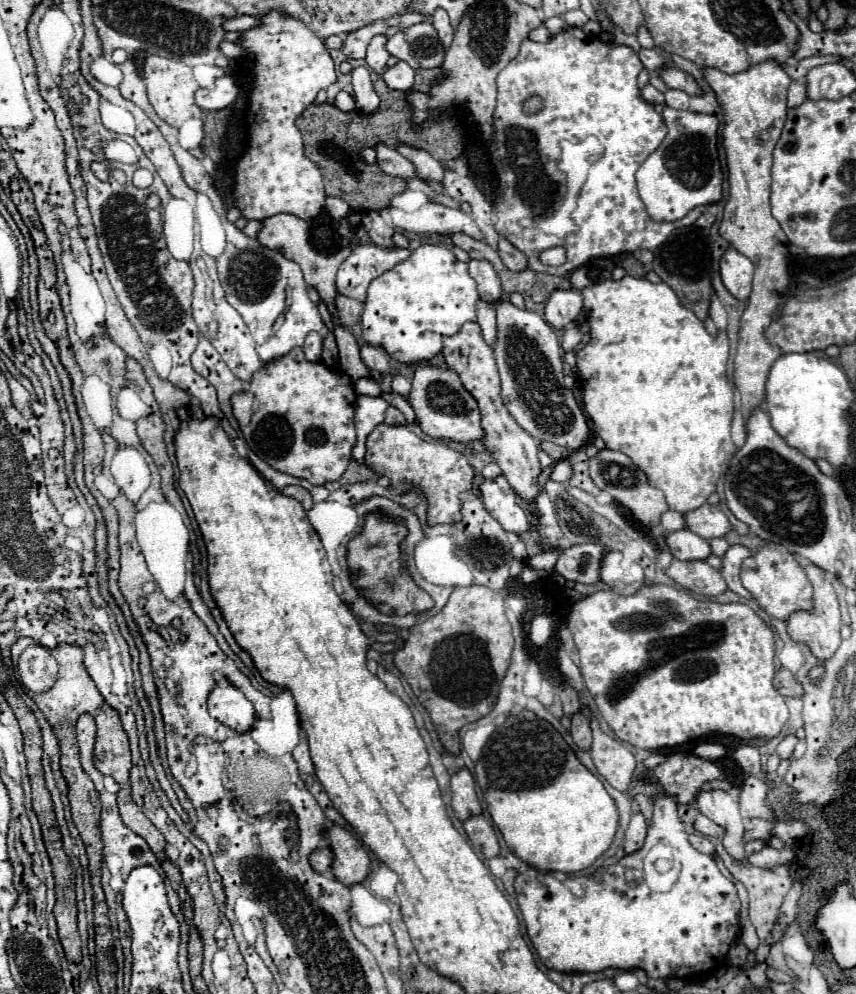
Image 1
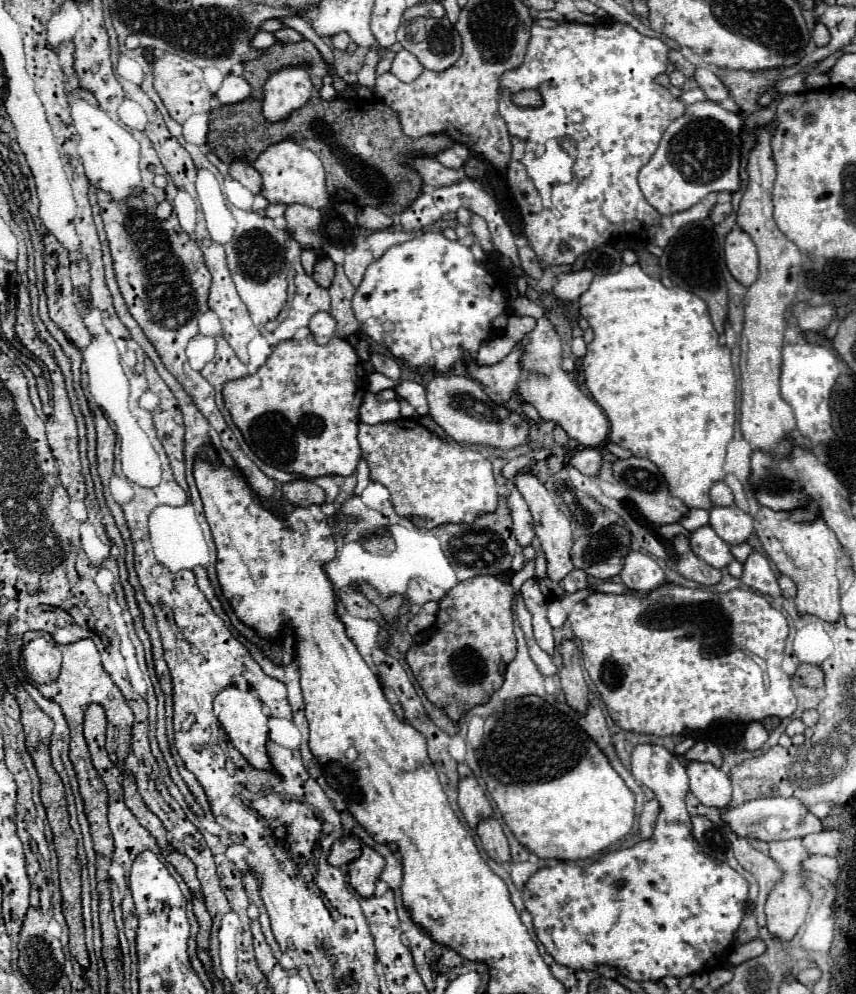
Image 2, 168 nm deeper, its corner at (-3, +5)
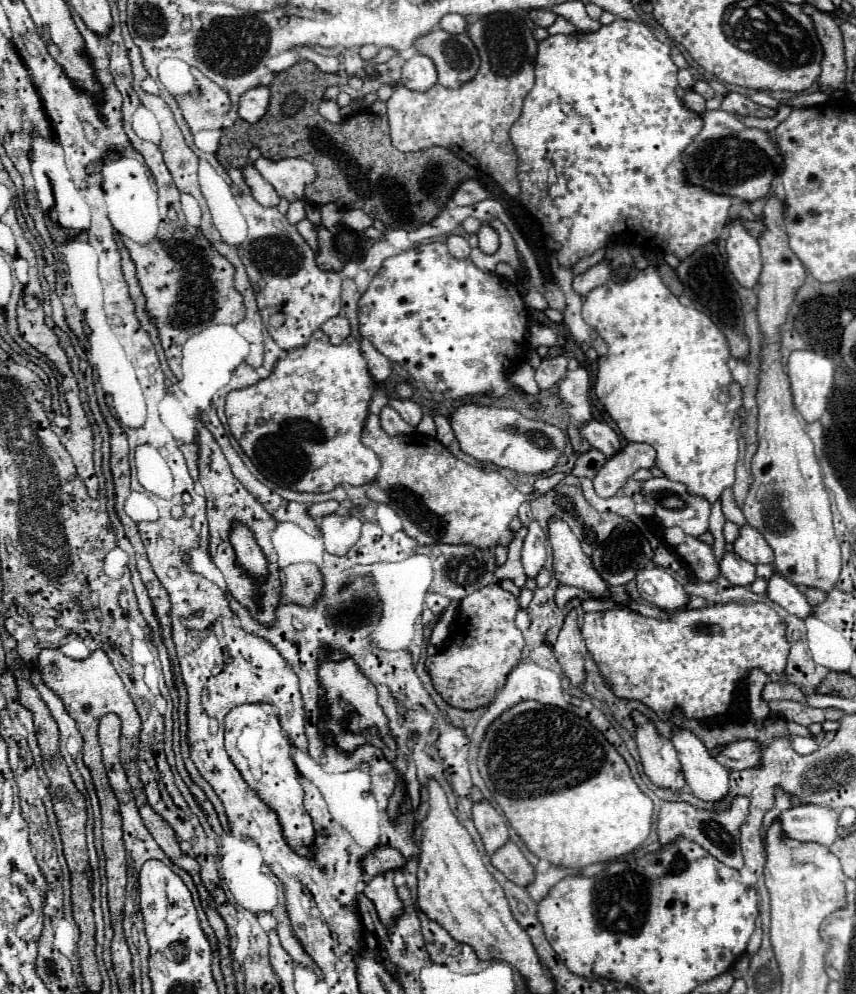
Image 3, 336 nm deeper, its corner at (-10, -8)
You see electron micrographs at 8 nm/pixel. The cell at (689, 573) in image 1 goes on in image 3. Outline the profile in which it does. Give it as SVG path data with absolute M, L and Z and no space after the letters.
M686 536L684 544L680 544L676 550L684 558L684 562L690 566L698 582L714 582L720 576L718 560L712 554L712 548L700 542L698 538Z

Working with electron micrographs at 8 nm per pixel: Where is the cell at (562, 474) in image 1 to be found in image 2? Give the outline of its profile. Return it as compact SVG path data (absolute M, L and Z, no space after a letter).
M593 447L593 449L581 449L577 451L571 461L569 461L575 469L579 469L583 475L589 475L589 477L595 477L601 469L601 463L603 463L603 455L601 455L601 449L599 447Z

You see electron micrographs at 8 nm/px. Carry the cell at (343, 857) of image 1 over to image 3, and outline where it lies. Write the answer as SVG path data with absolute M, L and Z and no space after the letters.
M392 870L370 878L366 882L364 894L376 906L376 912L384 926L390 926L394 922L394 918L402 912L402 902L398 900L398 894L394 888L394 872Z

